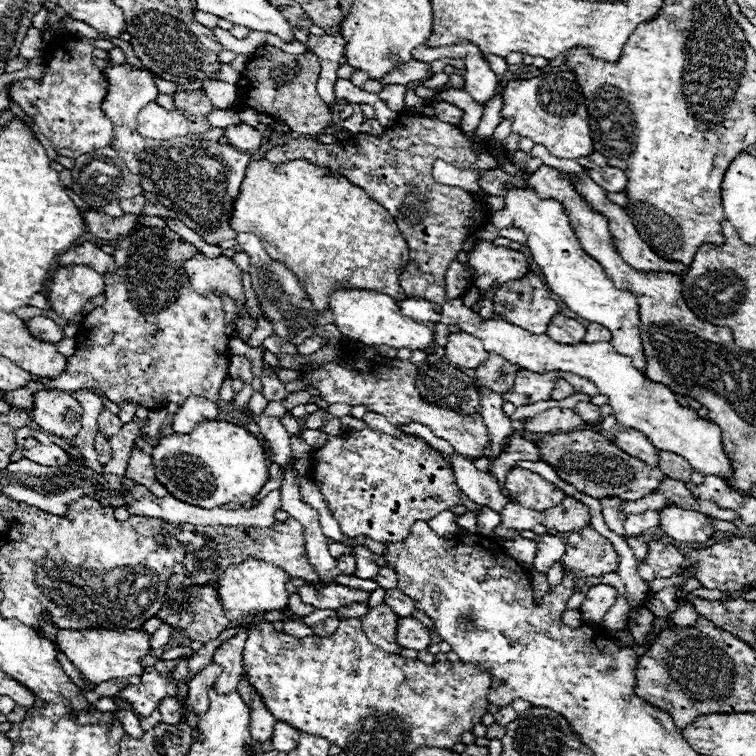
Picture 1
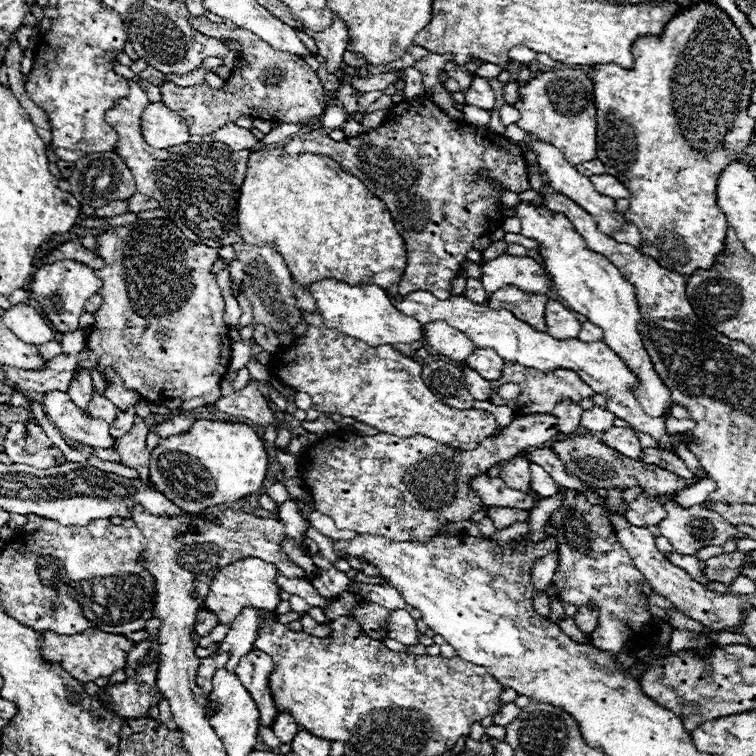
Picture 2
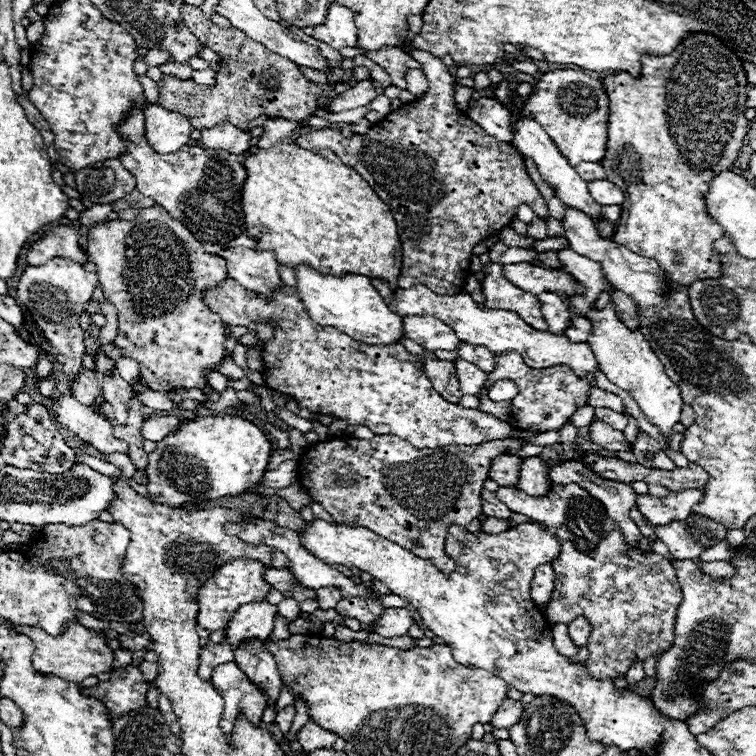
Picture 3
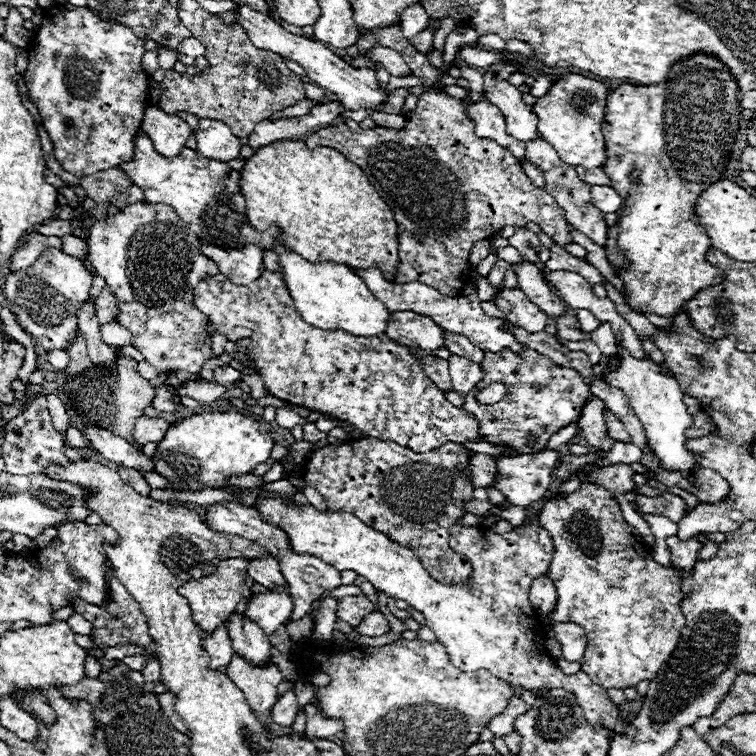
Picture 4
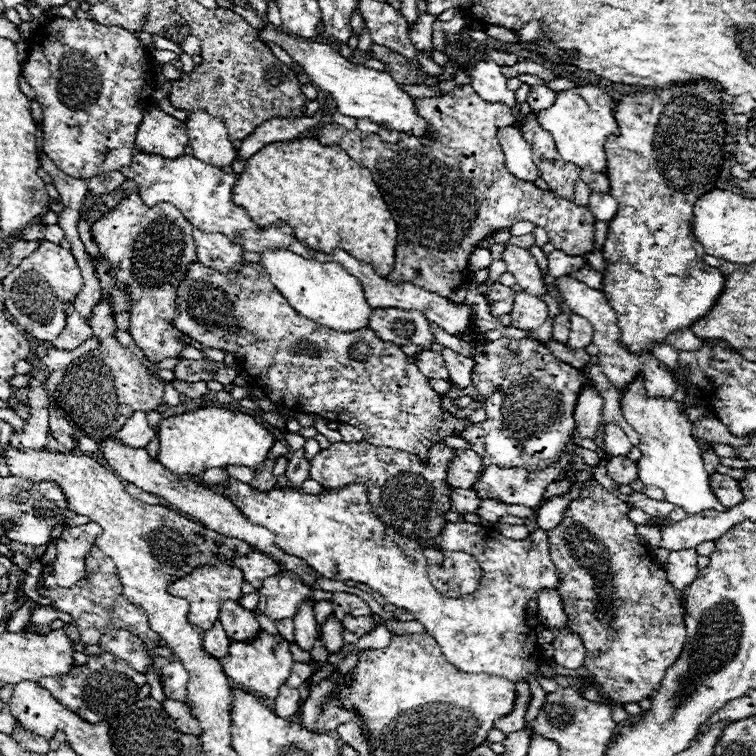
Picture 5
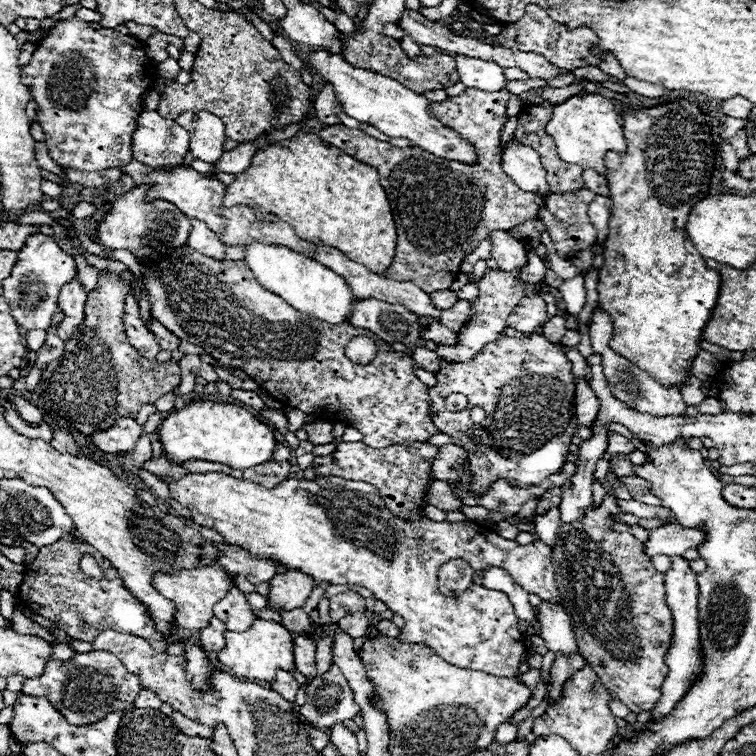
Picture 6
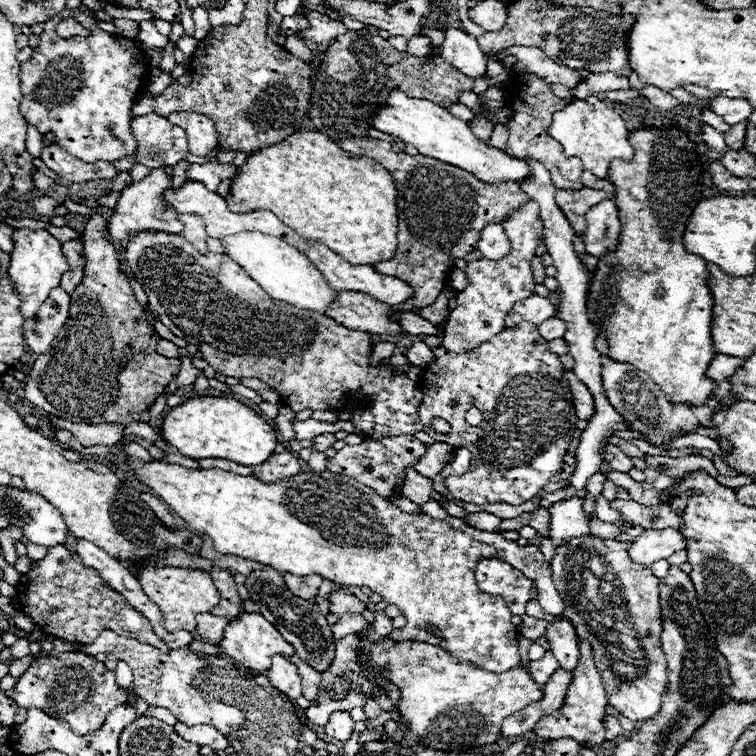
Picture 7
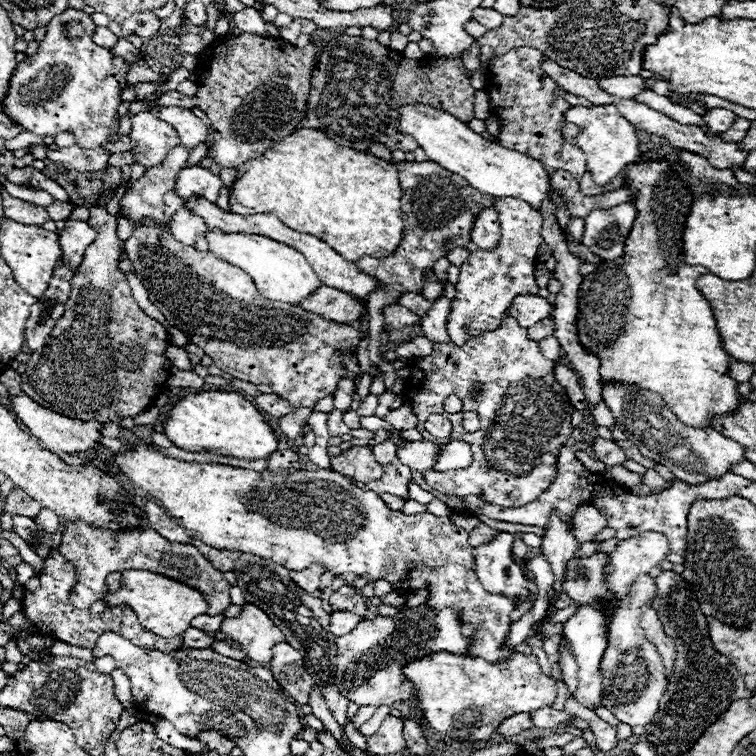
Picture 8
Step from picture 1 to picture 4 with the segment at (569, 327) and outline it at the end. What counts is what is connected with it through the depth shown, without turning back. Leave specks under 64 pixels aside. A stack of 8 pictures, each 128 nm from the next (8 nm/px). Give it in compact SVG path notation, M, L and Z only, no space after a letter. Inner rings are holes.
M520 260L514 264L516 278L518 278L518 288L526 292L526 296L538 304L538 308L544 308L548 316L562 316L566 312L564 302L552 288L544 282L544 274L540 268L534 266L534 262Z

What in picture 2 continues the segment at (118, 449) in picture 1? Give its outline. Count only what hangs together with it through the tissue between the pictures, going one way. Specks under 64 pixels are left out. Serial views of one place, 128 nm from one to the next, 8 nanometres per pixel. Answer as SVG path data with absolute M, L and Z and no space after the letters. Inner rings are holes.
M130 406L126 412L122 412L120 408L116 408L116 420L114 420L114 424L110 426L110 432L112 432L112 438L120 438L120 436L124 436L128 430L130 430L130 426L132 426L132 422L134 422L134 418L136 418L136 412L134 412L134 406Z

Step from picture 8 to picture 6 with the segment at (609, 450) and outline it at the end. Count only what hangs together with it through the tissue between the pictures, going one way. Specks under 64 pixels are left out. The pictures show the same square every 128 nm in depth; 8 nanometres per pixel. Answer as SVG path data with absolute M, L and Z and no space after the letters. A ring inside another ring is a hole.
M618 454L610 462L610 470L620 478L620 476L634 476L634 464L628 460L628 456Z

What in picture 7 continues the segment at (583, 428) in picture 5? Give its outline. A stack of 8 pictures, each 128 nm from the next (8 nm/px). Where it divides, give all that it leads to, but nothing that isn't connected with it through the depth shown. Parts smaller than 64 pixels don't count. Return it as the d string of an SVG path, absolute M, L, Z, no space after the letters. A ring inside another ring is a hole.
M564 372L564 378L568 380L570 384L570 392L574 396L574 408L576 408L576 416L580 420L588 420L592 414L594 414L594 400L592 400L592 394L588 392L588 388L576 378L574 372Z

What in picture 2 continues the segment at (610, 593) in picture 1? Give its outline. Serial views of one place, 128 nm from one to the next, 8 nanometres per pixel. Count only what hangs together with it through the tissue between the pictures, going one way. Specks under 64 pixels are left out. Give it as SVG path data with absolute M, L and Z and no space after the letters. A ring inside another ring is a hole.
M578 608L576 616L574 616L574 622L576 622L576 626L578 626L582 632L590 634L590 632L596 628L596 624L598 624L596 610L594 610L594 608Z

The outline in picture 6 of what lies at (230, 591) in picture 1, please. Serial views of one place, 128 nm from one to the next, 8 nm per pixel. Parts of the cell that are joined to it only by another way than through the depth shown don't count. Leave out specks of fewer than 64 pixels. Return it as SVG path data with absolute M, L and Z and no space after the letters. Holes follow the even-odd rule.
M218 564L214 566L202 566L202 568L192 568L192 570L180 570L180 572L156 572L152 578L152 586L166 596L168 600L172 600L176 604L176 624L184 630L202 630L204 626L208 626L210 618L214 616L212 606L222 600L228 592L228 588L234 584L234 580L230 578L230 574L224 572L224 568L220 568Z

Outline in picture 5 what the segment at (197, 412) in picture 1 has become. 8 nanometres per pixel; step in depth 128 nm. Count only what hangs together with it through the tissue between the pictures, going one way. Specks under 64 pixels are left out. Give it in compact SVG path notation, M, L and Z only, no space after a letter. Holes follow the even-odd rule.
M134 412L126 420L126 424L116 434L112 434L112 436L118 438L122 444L132 446L132 448L144 448L156 436L156 430L152 430L148 426L144 412Z

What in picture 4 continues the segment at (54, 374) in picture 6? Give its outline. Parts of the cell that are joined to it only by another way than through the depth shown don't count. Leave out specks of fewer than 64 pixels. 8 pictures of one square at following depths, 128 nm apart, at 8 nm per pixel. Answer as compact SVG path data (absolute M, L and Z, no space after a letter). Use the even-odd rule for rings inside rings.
M108 286L102 288L102 292L100 292L100 296L96 298L94 306L96 306L96 312L98 312L98 322L100 322L100 324L116 322L120 308L118 308L116 296L112 294L112 290L110 290ZM114 346L112 350L114 350L114 358L116 358L116 376L110 376L112 372L106 368L92 366L90 370L86 370L78 376L66 376L66 380L62 382L62 392L70 400L70 406L82 424L104 428L108 432L114 432L114 434L134 442L132 440L134 422L136 422L136 418L140 418L144 414L146 406L152 406L156 388L150 386L150 382L138 374L136 360L124 356L118 346ZM202 380L202 382L186 382L180 388L180 394L182 396L188 396L188 398L194 398L198 402L214 402L214 400L218 400L222 394L226 394L232 388L236 388L236 382L226 388L226 386L220 386L220 384L212 384L212 382Z

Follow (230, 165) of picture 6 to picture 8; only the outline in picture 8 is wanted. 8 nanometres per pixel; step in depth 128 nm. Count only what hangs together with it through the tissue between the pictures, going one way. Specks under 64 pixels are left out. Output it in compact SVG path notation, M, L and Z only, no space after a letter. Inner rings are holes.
M190 166L184 168L174 184L174 192L182 198L188 200L192 196L202 196L210 202L214 202L218 198L218 192L222 188L222 180L220 176L208 172L206 168L200 166Z

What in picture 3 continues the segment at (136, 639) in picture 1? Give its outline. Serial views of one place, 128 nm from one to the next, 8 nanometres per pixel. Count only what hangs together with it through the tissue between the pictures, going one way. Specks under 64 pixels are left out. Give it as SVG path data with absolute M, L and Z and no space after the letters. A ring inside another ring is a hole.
M66 622L62 634L50 636L42 628L16 628L18 634L26 634L34 642L34 654L32 654L32 666L36 668L38 674L52 674L62 680L80 684L84 678L90 674L96 676L100 672L110 672L112 670L112 660L114 654L106 646L106 640L98 636L96 632L80 626L78 622Z

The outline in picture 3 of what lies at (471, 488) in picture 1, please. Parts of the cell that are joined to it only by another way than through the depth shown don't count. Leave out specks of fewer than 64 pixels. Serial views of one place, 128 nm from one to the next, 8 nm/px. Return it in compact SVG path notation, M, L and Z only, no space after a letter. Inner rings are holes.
M554 484L548 496L540 496L540 500L532 500L532 496L524 496L524 492L516 492L514 488L500 486L496 498L502 504L506 504L512 512L524 514L532 522L542 524L558 538L562 550L556 556L556 560L552 560L556 586L552 600L544 608L544 616L550 624L570 624L578 616L588 618L588 622L592 624L592 632L588 640L588 660L584 664L596 680L622 678L636 660L644 662L654 654L662 656L672 646L676 608L682 602L676 572L664 556L654 552L644 554L628 546L622 530L614 520L608 518L606 508L600 500L590 496L578 484Z

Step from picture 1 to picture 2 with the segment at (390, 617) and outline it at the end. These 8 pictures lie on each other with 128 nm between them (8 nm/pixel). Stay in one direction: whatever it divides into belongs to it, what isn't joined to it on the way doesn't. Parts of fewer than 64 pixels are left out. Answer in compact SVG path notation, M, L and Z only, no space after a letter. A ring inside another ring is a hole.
M366 604L366 606L356 606L352 616L360 622L360 626L366 630L368 636L380 638L380 630L384 628L382 622L388 620L388 608L380 608L378 604Z

